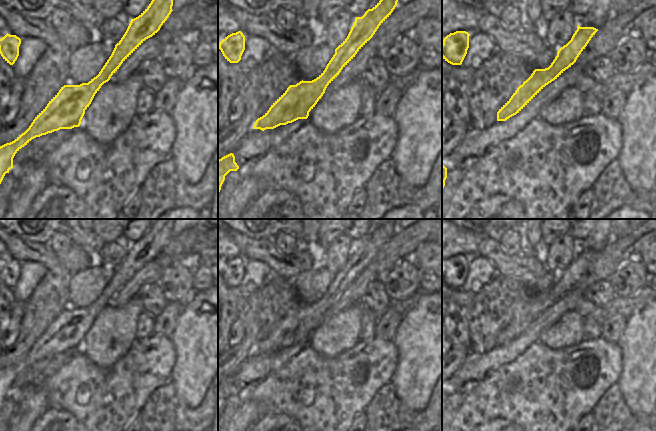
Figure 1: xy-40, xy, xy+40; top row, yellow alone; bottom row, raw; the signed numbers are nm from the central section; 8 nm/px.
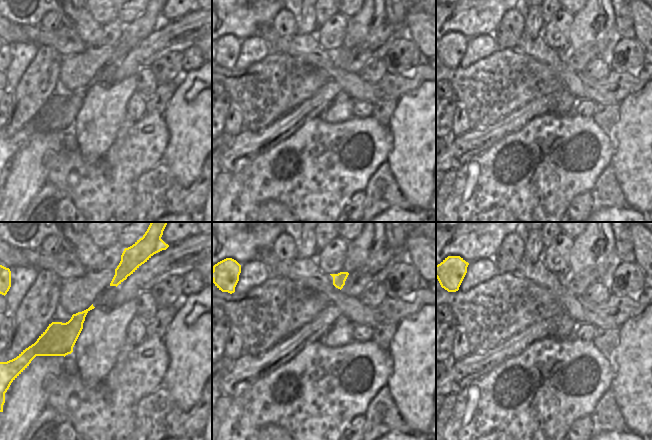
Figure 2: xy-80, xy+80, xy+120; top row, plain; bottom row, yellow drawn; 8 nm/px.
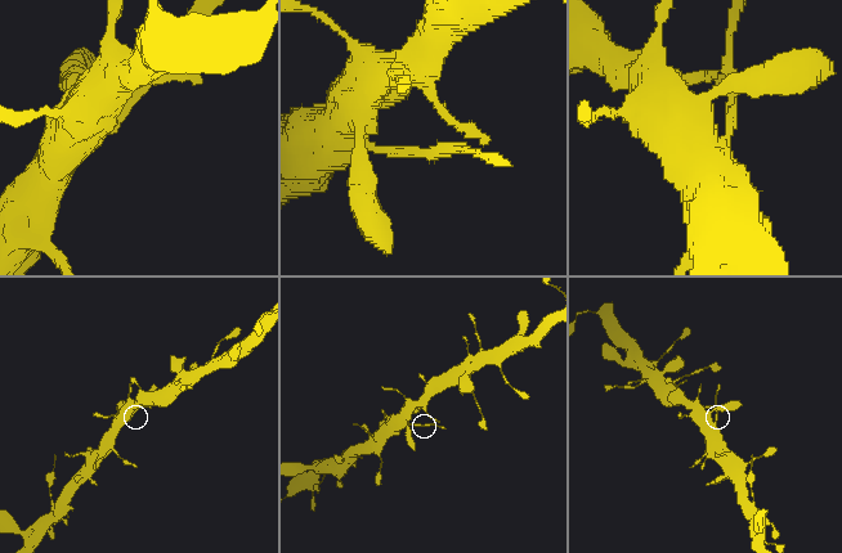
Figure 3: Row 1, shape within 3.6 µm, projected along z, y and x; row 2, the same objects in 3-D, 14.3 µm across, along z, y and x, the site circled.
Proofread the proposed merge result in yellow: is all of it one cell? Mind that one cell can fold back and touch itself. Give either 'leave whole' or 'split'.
leave whole

